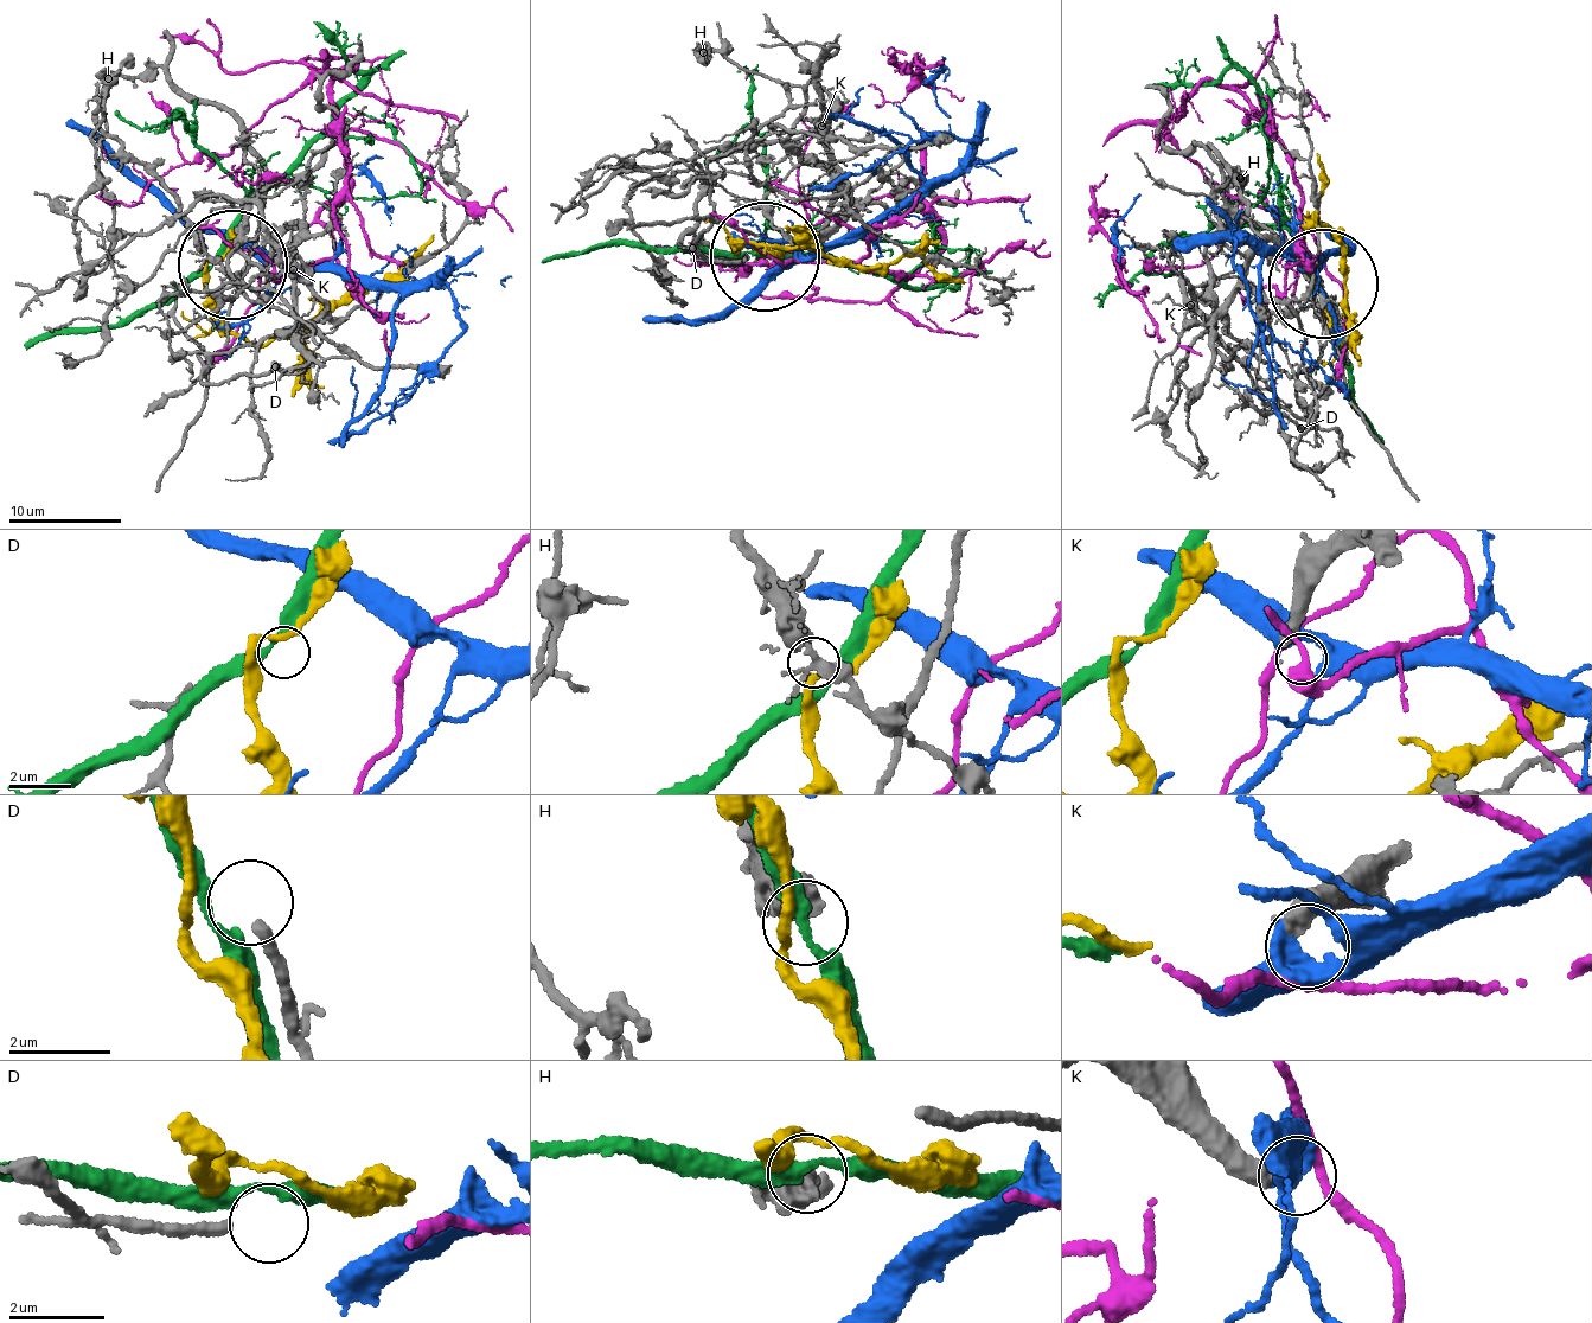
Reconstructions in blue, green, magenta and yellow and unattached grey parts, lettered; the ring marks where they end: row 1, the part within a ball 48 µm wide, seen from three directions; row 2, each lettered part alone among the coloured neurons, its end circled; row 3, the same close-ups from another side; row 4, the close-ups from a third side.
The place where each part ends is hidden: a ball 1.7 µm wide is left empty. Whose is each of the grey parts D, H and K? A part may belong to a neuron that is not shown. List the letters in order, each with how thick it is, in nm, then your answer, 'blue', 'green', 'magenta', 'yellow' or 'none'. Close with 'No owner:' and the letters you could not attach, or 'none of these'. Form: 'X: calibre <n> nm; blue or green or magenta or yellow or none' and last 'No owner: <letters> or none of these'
D: calibre 240 nm; none
H: calibre 480 nm; yellow
K: calibre 440 nm; blue
No owner: D

